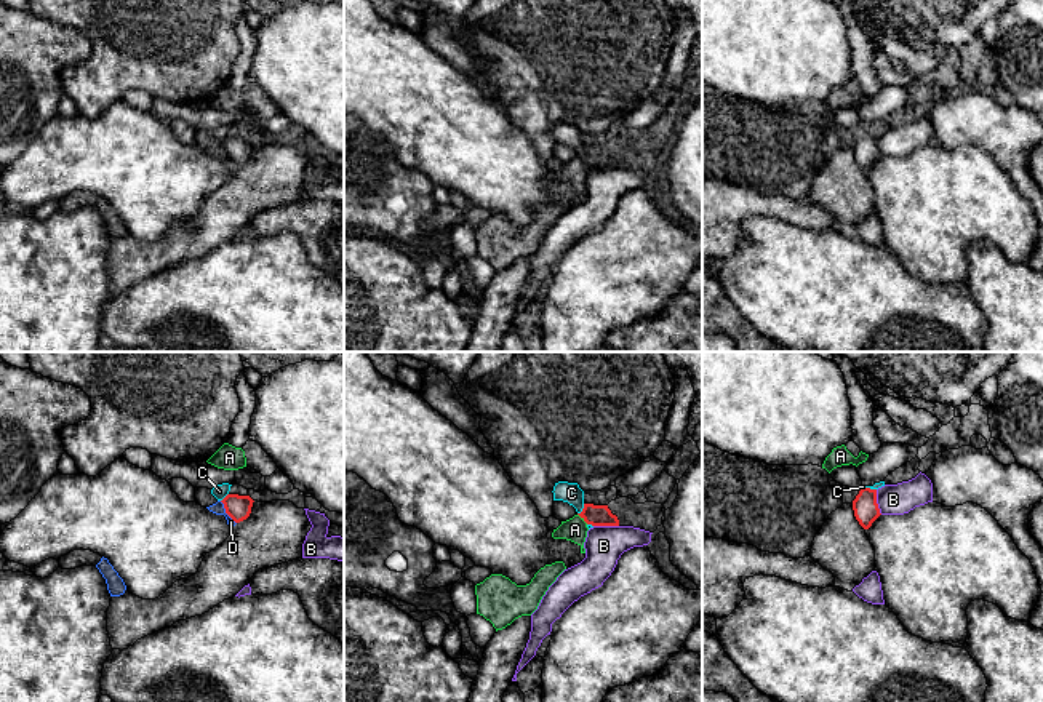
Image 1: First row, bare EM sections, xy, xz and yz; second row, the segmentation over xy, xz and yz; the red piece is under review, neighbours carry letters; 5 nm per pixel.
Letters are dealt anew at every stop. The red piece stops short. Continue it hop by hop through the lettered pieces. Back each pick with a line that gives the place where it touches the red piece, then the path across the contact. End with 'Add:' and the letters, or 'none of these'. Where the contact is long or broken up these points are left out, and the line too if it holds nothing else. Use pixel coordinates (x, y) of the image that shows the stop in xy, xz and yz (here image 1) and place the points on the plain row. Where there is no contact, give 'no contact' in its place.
Add: none of these

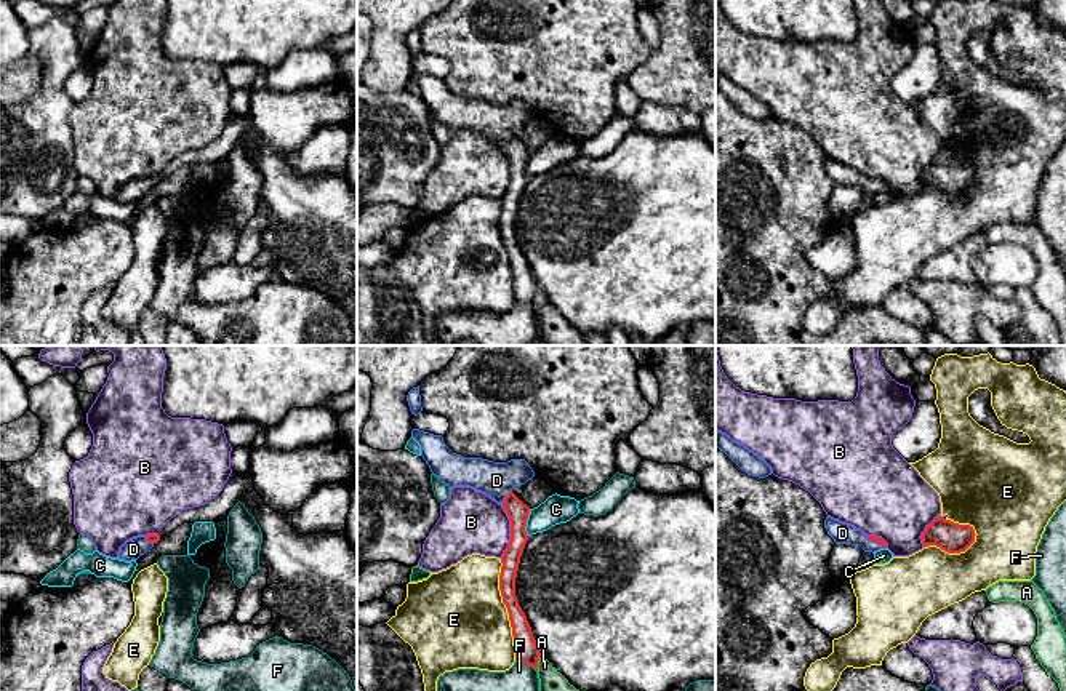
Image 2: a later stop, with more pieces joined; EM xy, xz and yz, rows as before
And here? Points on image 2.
D: contact xz (504, 139); way xz (517, 154), (504, 139), (496, 122)
Add: D

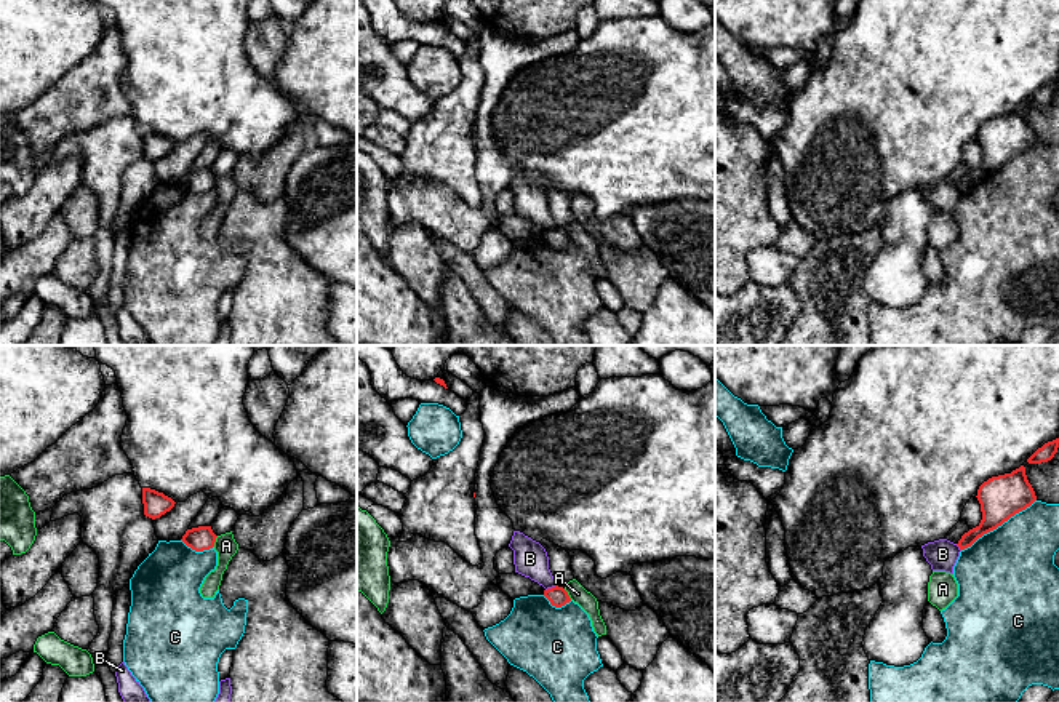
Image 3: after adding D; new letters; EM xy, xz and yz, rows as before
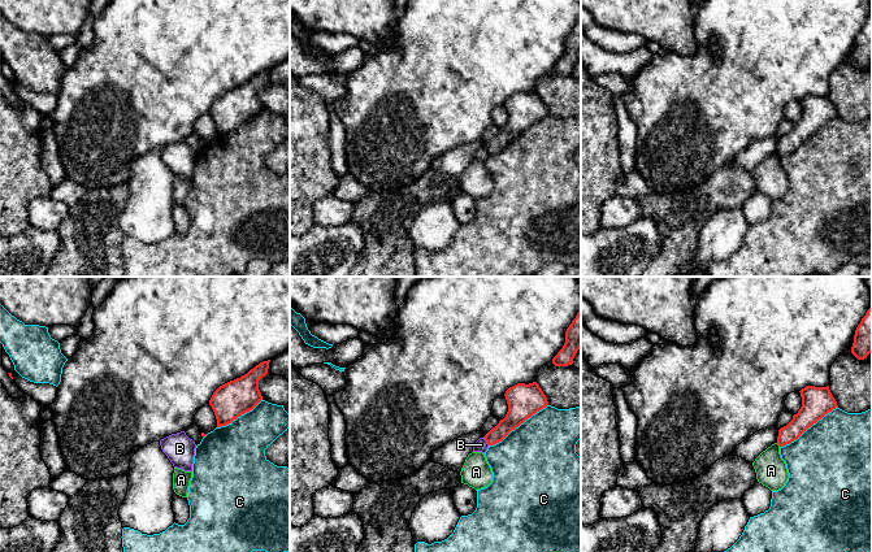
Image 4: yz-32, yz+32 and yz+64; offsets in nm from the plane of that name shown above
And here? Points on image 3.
Add: none of these

